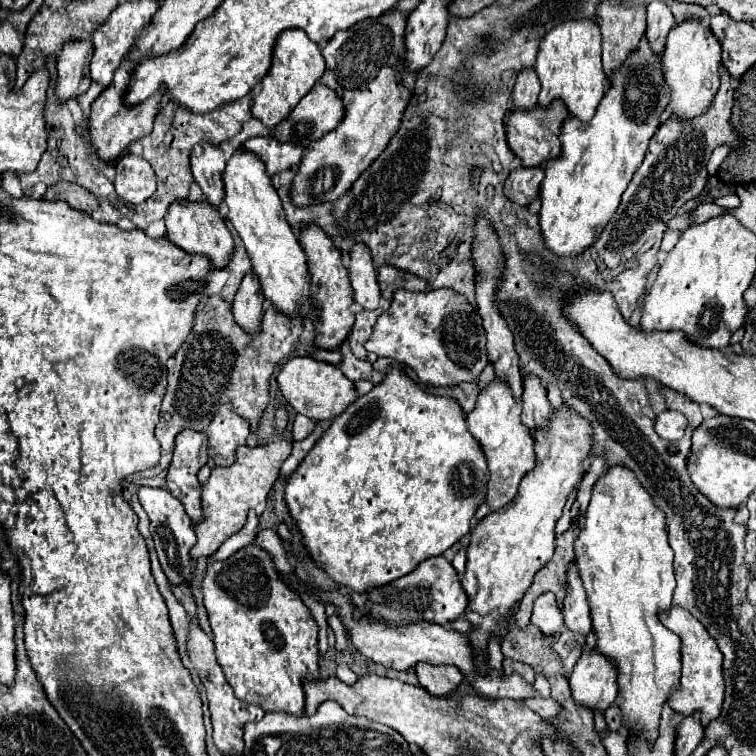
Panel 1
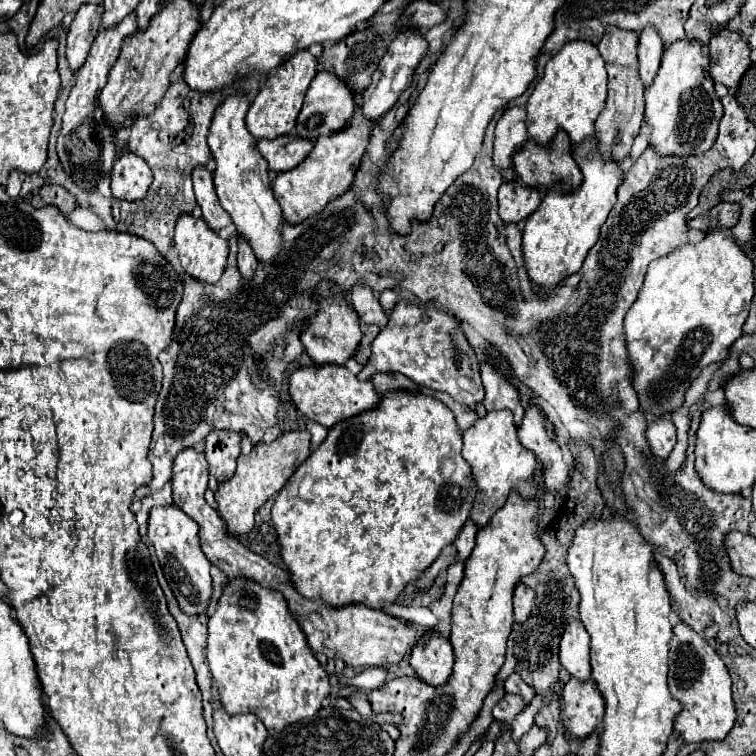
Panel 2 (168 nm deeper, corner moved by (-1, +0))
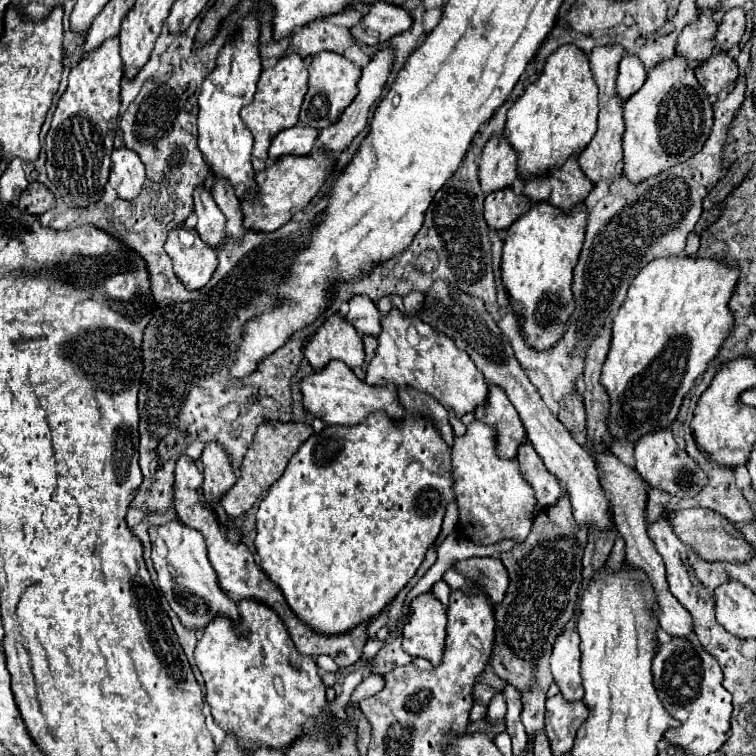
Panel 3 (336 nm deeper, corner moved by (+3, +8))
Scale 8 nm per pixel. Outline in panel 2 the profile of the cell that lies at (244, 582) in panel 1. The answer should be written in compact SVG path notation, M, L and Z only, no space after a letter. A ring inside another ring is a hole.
M248 578L228 580L222 588L222 596L214 604L214 610L208 618L208 666L210 674L216 680L220 702L228 714L256 714L270 734L284 730L288 724L294 724L302 718L312 718L320 708L324 698L330 694L328 674L320 662L308 652L308 640L300 632L300 624L292 620L288 612L288 602L276 590L264 588Z

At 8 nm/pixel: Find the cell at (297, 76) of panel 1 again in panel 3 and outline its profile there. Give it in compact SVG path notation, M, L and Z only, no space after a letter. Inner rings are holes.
M288 54L282 56L276 66L262 70L262 76L258 80L258 90L254 94L252 104L248 104L246 108L242 108L240 118L244 120L244 124L248 126L248 130L254 136L254 150L252 156L260 158L260 160L268 160L268 144L272 142L272 138L282 132L284 128L292 128L298 122L298 114L300 114L300 106L306 94L306 82L308 82L308 70L304 60L298 54Z

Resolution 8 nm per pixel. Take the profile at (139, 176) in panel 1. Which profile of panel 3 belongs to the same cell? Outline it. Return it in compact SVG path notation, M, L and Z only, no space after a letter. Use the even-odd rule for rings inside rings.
M118 148L112 152L112 170L108 184L118 192L122 200L136 198L142 190L144 180L144 164L136 152L128 148Z

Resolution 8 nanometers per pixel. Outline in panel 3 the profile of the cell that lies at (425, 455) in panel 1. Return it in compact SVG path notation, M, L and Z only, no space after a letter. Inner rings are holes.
M374 412L364 422L356 424L356 426L328 426L320 434L312 434L296 450L296 454L290 458L284 474L278 478L278 482L274 482L270 486L268 494L264 496L264 500L258 506L254 546L256 546L258 556L262 558L260 560L260 568L264 570L264 574L274 584L280 586L280 590L282 590L282 594L286 598L286 604L290 606L290 610L306 626L310 626L318 634L336 634L336 636L346 634L352 628L356 628L358 624L374 620L396 598L396 594L408 584L408 580L420 568L426 550L434 544L434 540L440 534L440 526L442 526L442 518L444 518L444 512L446 512L446 504L450 500L454 500L450 466L448 466L448 462L436 462L436 456L438 454L446 454L446 452L448 452L448 446L440 438L440 434L434 428L434 424L430 424L428 420L408 418L406 416L400 422L394 422L384 412Z

